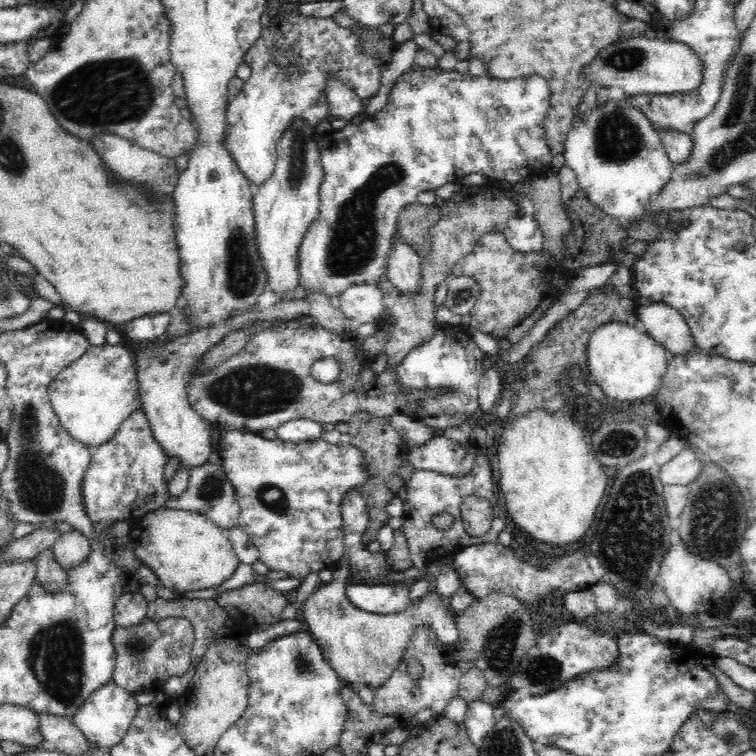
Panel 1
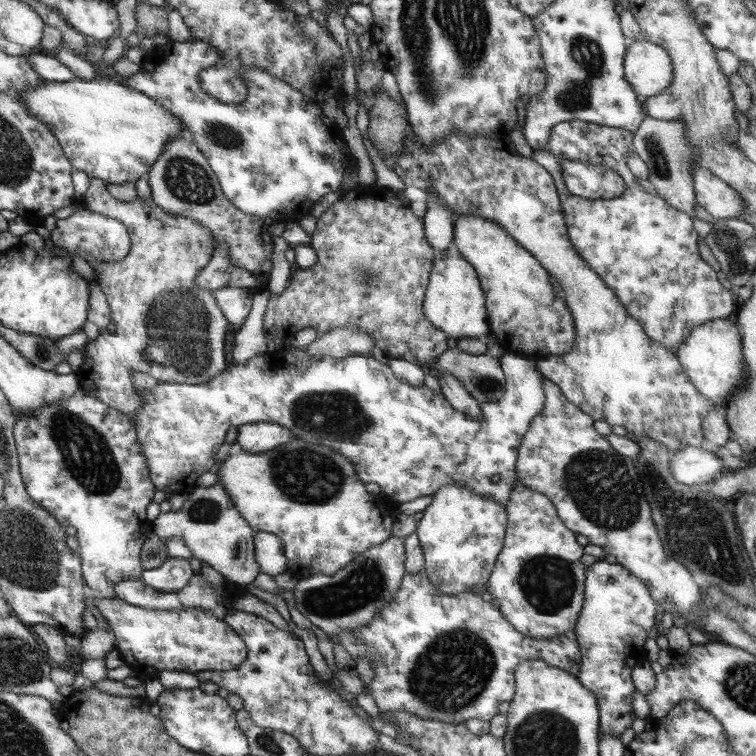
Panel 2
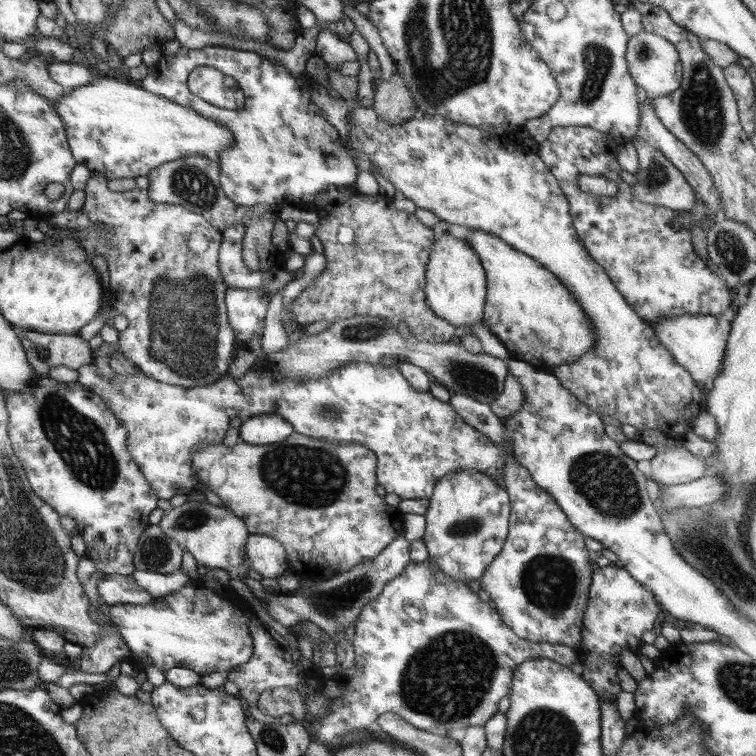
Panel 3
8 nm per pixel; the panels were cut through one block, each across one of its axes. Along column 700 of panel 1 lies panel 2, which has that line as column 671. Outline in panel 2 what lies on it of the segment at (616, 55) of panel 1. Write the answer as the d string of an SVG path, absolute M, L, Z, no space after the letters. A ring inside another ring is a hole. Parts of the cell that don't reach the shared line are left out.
M643 39L633 41L625 56L625 77L638 94L645 97L656 96L672 86L673 59L665 47Z

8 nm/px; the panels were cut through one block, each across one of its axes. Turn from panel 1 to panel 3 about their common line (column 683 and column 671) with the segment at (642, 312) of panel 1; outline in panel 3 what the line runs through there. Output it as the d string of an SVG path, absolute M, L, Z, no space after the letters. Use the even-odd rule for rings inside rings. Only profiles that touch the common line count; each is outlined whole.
M684 314L676 317L662 317L654 321L653 329L658 338L669 349L670 354L681 363L698 383L704 387L708 378L716 379L726 358L726 345L729 344L730 329L733 328L730 316Z

